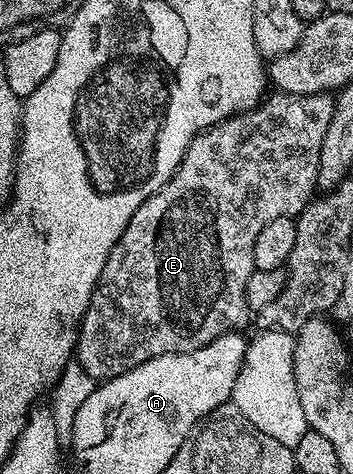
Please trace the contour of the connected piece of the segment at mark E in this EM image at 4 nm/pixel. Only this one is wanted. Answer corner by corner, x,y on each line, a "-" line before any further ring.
276,91
265,96
263,102
254,109
247,109
235,117
228,117
218,122
212,129
205,129
190,143
182,163
174,171
174,175
163,185
130,219
126,231
114,243
110,255
106,259
106,267
102,267
102,275
92,292
92,298
84,312
84,319
80,322
78,340
74,350
75,360
94,379
117,377
158,355
167,353
189,353
198,347
210,344
224,333
243,330
244,324
250,321
250,310
246,303
246,283
256,269
254,263
254,239
258,239
258,231
270,223
270,219
298,215
313,200
317,192
316,175
318,173
318,155
322,147
322,139
326,135
326,127
336,110
336,102
327,93
285,93

